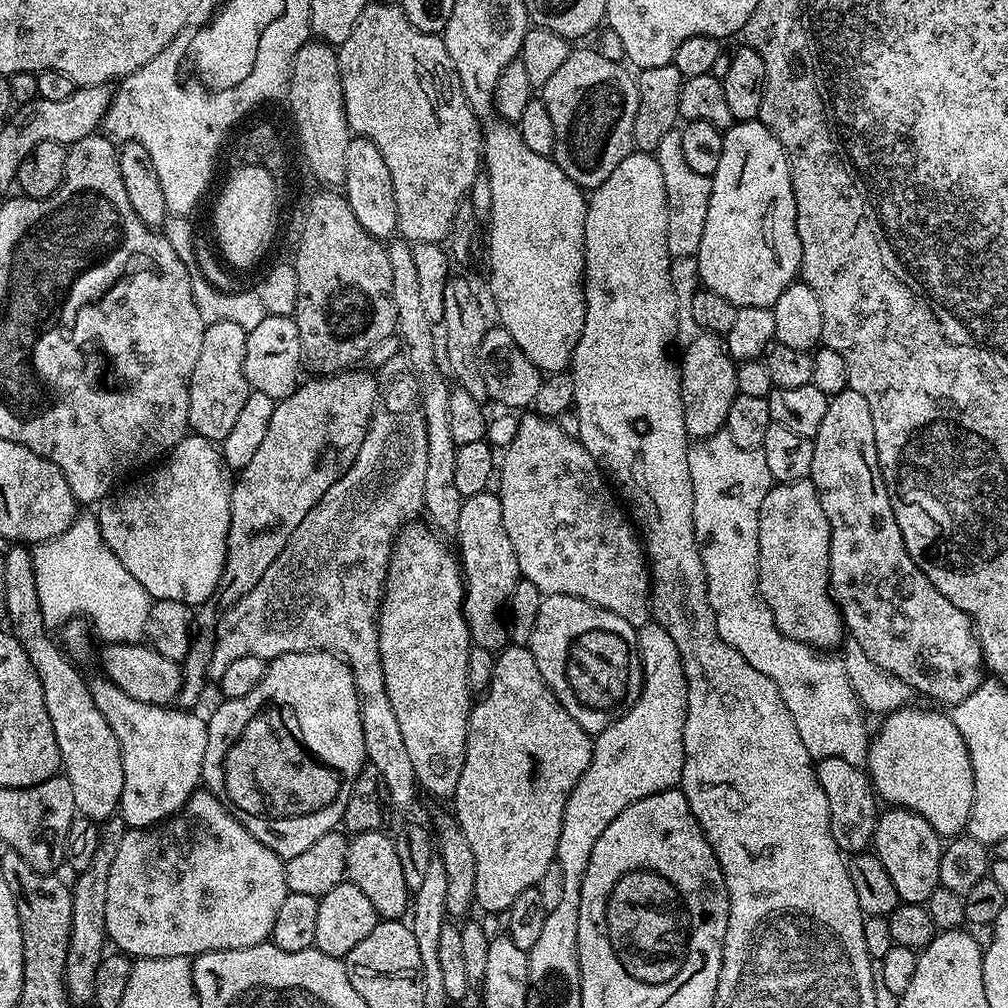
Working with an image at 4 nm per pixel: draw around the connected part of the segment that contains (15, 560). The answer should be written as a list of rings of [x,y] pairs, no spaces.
[[[24,546],[9,548],[12,549],[5,554],[2,568],[2,575],[6,578],[6,598],[2,601],[2,608],[8,611],[7,627],[22,650],[26,650],[42,682],[46,714],[50,714],[50,722],[54,726],[62,774],[74,789],[76,811],[88,820],[103,822],[117,815],[122,798],[124,775],[120,743],[118,738],[114,738],[114,730],[110,730],[106,718],[102,718],[102,710],[94,706],[86,676],[76,669],[79,667],[69,659],[63,647],[53,637],[53,641],[48,637],[50,628],[42,618],[42,606],[38,606],[38,586],[31,551]]]

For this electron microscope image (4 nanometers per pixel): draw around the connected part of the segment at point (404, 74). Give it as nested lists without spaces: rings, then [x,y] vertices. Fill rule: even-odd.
[[[369,2],[362,14],[358,14],[350,38],[339,45],[338,55],[349,129],[372,140],[390,169],[399,235],[412,244],[447,241],[454,212],[471,193],[476,176],[482,172],[484,134],[443,39],[435,32],[423,32],[413,26],[399,3]]]

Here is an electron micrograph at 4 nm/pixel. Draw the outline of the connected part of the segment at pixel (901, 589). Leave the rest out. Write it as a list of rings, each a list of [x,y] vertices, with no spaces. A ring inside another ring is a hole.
[[[847,388],[844,392],[831,397],[828,401],[826,418],[822,418],[822,426],[818,426],[818,434],[814,437],[812,445],[814,446],[814,466],[810,479],[812,485],[820,492],[822,510],[826,510],[826,522],[830,522],[828,586],[833,600],[840,607],[840,616],[844,619],[845,629],[850,633],[851,639],[856,640],[858,646],[862,646],[862,650],[866,650],[866,658],[870,658],[870,662],[882,666],[884,672],[906,682],[906,686],[911,688],[913,693],[920,695],[921,692],[924,696],[933,696],[934,699],[948,704],[944,706],[961,704],[963,700],[970,698],[970,694],[974,694],[974,690],[986,676],[980,641],[976,639],[972,618],[962,610],[958,610],[958,606],[954,606],[954,602],[950,602],[950,598],[941,594],[930,582],[930,578],[926,578],[926,574],[922,574],[922,570],[916,565],[914,558],[910,558],[910,554],[902,542],[902,530],[898,530],[898,522],[894,518],[894,510],[890,506],[890,494],[886,490],[886,482],[878,462],[878,450],[874,442],[874,418],[870,418],[870,406],[866,402],[866,398],[862,398],[862,394],[858,394],[853,388]]]

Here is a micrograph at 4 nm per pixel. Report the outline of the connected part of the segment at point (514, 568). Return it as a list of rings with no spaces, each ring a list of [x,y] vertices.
[[[489,490],[482,494],[463,497],[454,544],[458,549],[458,559],[464,573],[464,617],[468,623],[468,632],[472,636],[473,645],[498,654],[510,643],[509,625],[506,623],[506,605],[522,577],[518,558],[514,554],[514,546],[510,546],[510,534],[506,534],[506,526],[502,522],[502,502],[495,491]]]

